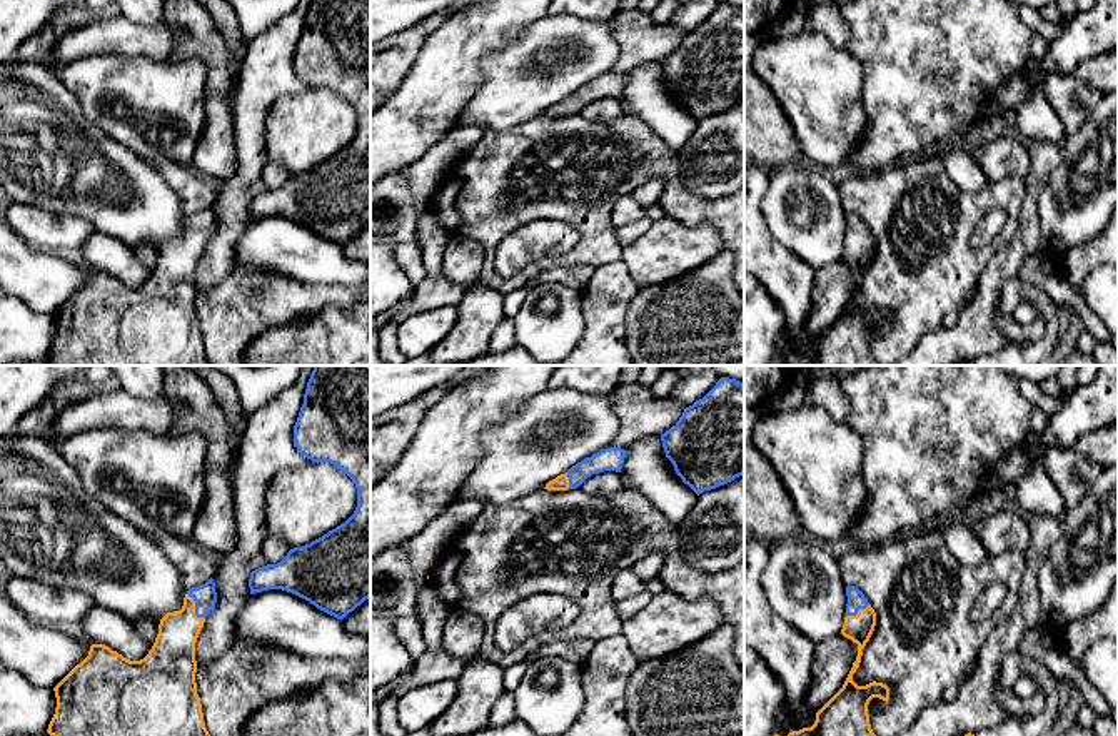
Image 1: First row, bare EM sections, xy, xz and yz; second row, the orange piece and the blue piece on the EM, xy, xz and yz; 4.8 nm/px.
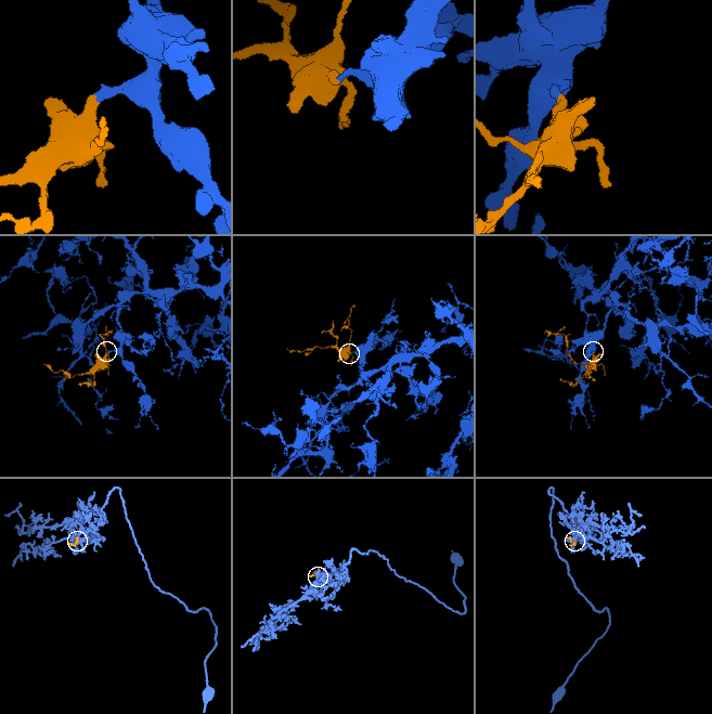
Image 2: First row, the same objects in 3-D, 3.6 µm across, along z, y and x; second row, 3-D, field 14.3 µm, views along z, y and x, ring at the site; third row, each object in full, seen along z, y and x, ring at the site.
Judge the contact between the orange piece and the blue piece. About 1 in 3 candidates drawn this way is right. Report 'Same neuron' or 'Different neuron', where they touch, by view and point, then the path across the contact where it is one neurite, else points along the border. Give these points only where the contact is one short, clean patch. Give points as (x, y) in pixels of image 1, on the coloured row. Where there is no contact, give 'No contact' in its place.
Same neuron. Touches orange at xy (194, 608). Path across: xy (172, 655), (177, 633), (194, 608), (204, 596)

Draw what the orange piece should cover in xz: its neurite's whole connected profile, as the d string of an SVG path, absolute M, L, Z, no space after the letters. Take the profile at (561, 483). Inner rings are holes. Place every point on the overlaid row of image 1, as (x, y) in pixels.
M607 447L591 457L572 466L566 474L549 481L544 489L547 491L567 491L579 487L592 474L604 471L621 472L626 451L621 447Z

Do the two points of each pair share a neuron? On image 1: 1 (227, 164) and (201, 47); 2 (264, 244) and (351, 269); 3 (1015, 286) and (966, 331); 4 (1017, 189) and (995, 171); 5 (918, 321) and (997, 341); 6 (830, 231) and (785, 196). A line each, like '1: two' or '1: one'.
1: one
2: one
3: two
4: two
5: two
6: one

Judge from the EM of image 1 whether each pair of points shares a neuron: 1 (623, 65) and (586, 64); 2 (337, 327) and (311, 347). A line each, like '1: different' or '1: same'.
1: different
2: same

